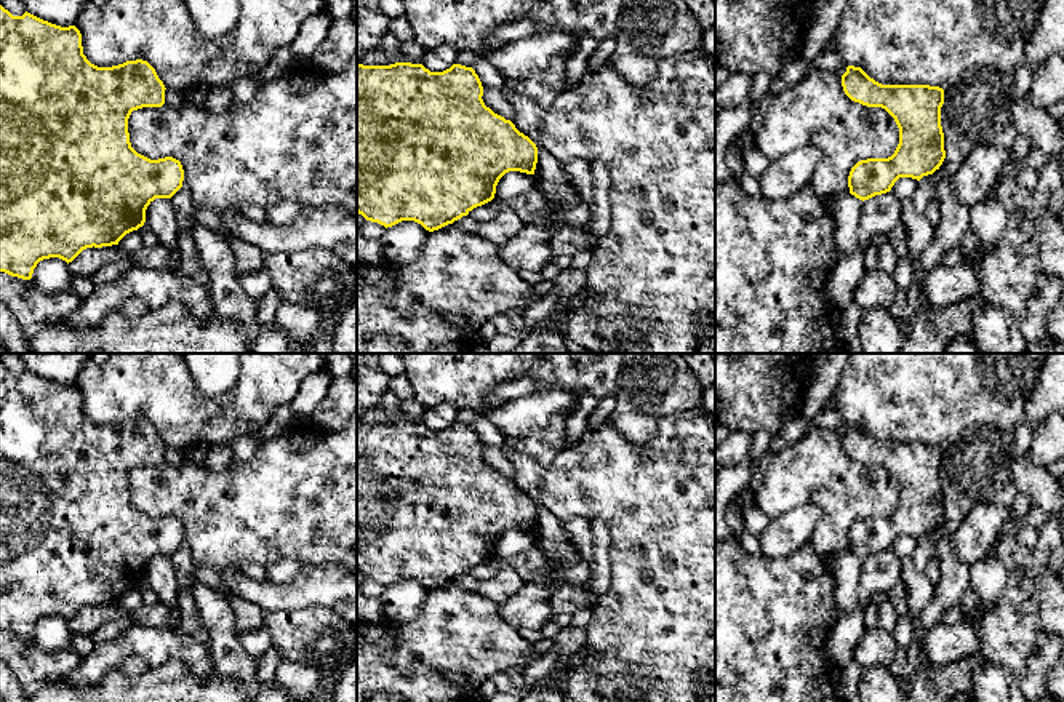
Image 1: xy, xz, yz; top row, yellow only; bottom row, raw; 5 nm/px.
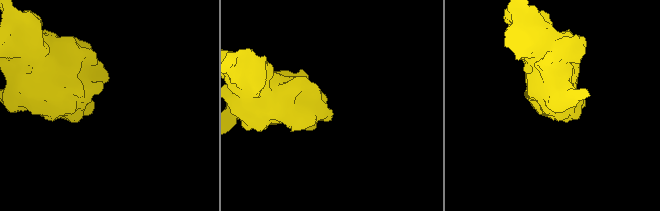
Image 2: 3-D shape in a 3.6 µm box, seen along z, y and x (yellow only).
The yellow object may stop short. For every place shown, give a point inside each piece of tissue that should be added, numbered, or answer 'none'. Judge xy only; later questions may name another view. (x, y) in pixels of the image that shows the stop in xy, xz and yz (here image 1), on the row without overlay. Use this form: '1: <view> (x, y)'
none

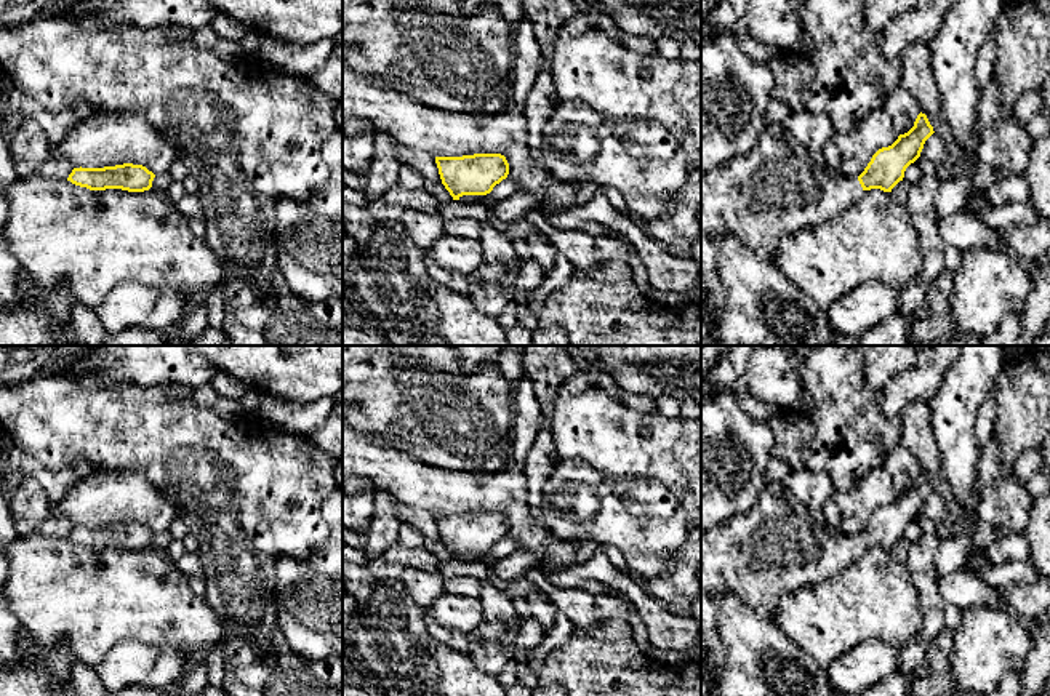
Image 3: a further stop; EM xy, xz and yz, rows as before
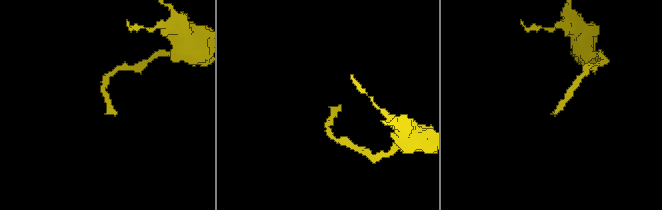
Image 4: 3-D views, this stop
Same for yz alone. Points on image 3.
1: yz (777, 546)

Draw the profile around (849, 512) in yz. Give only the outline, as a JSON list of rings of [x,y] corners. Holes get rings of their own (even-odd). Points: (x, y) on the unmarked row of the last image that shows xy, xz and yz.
[[[884,467],[869,470],[850,491],[834,491],[823,506],[829,526],[845,536],[858,536],[872,514],[892,504],[898,490],[890,472]]]

